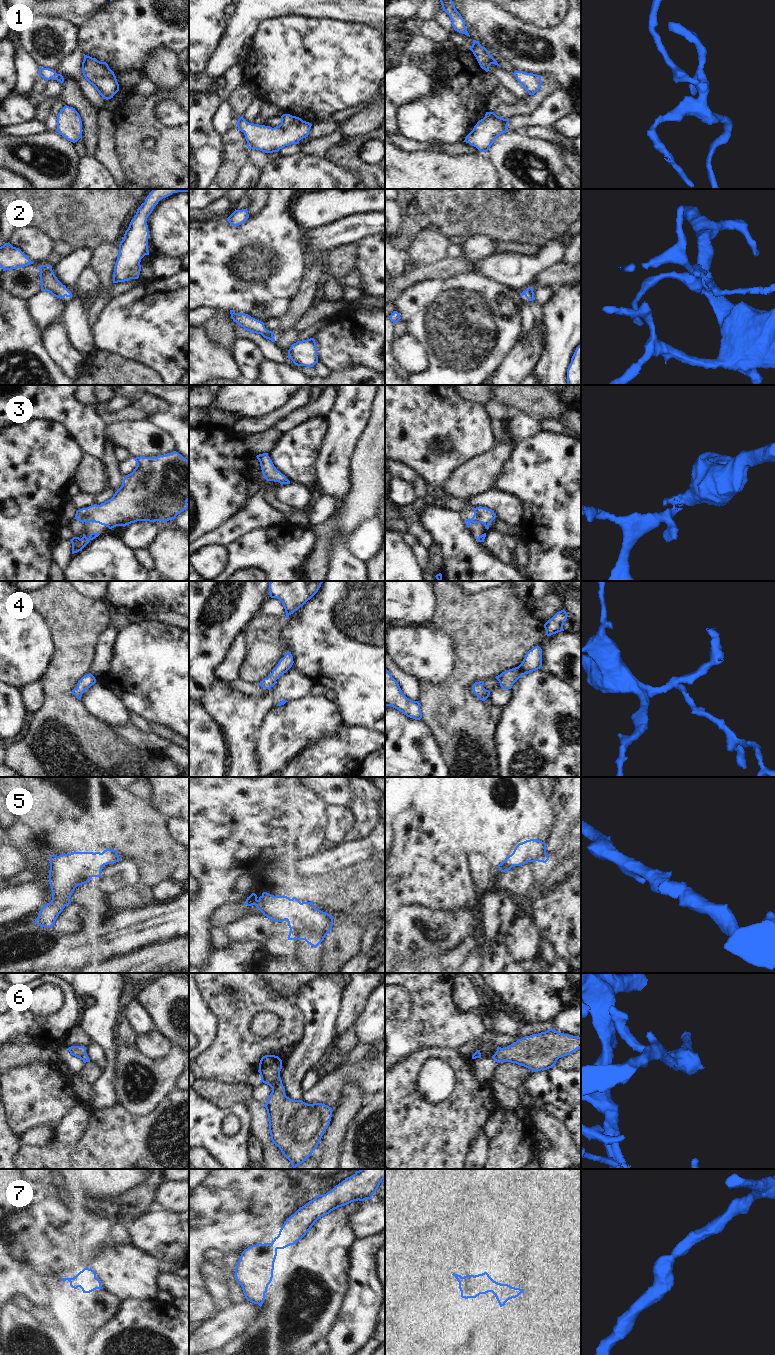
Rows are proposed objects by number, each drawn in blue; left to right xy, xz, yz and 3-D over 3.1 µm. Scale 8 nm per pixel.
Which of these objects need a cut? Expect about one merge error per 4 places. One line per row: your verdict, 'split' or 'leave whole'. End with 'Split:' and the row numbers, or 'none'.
1: leave whole
2: leave whole
3: leave whole
4: leave whole
5: leave whole
6: leave whole
7: leave whole
Split: none

